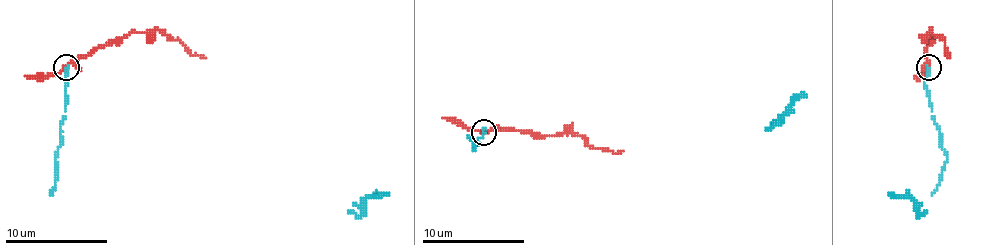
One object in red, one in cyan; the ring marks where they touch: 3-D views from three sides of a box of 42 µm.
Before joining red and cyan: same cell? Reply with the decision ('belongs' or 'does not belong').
does not belong

